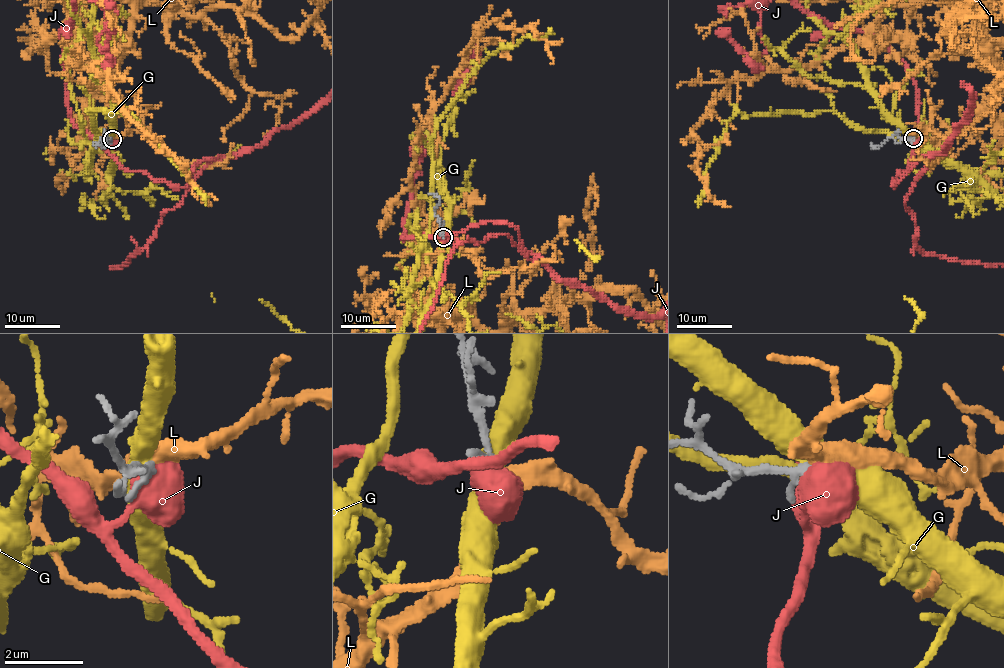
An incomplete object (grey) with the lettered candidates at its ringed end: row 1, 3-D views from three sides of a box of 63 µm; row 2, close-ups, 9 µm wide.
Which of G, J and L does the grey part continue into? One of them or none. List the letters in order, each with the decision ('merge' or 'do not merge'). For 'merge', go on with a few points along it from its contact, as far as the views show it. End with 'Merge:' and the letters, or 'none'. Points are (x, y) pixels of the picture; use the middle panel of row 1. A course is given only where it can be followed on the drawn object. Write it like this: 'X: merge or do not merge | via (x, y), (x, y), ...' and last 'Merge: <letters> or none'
G: do not merge
J: do not merge
L: merge
Merge: L

